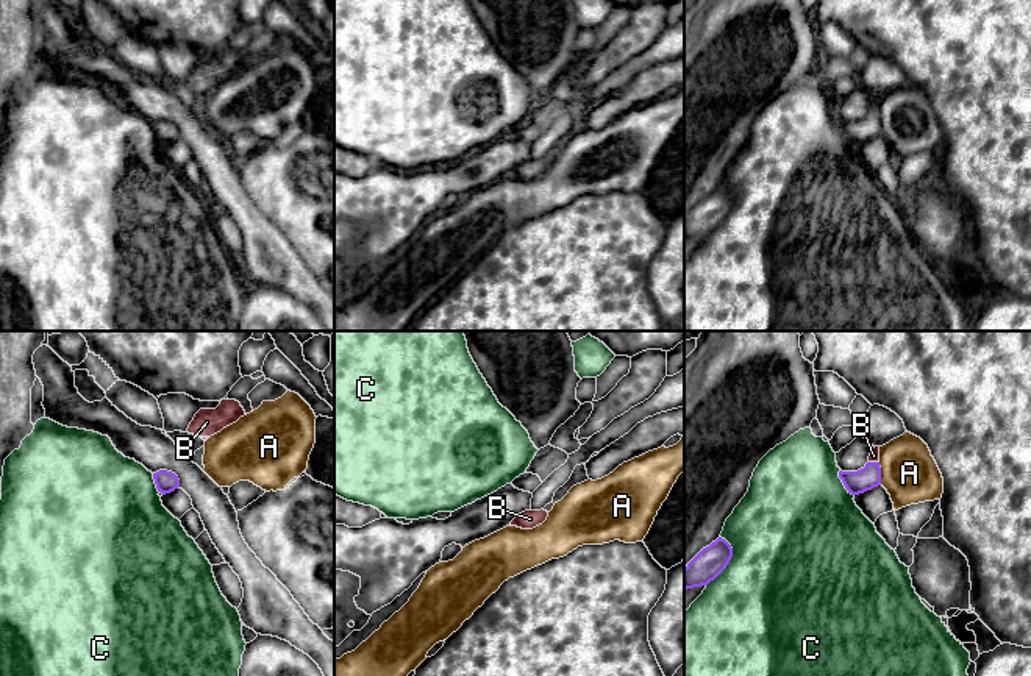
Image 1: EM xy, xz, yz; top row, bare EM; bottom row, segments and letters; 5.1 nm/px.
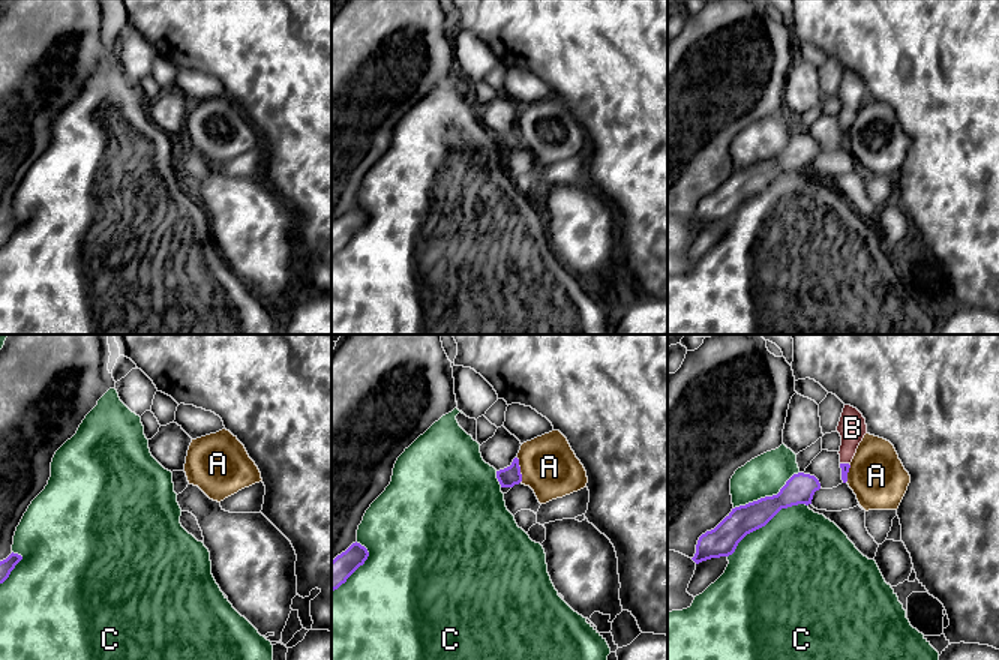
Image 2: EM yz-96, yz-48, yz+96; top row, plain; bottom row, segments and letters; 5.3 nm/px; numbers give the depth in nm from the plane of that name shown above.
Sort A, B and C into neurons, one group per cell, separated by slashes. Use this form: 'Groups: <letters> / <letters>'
Groups: A / B / C

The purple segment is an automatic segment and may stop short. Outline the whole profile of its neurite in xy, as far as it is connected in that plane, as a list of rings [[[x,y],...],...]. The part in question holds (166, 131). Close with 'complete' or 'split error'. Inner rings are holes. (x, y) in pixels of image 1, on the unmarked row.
[[[159,120],[153,123],[153,130],[155,130],[158,142],[161,142],[162,145],[170,144],[180,137],[178,126],[167,120]]] | complete

